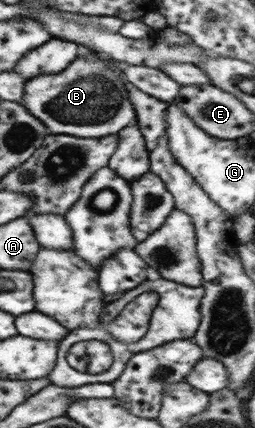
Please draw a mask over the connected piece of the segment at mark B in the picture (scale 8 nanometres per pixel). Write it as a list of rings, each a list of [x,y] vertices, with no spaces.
[[[78,56],[65,70],[57,74],[41,74],[25,81],[20,103],[31,115],[35,116],[35,119],[43,122],[50,134],[76,137],[115,136],[117,132],[127,128],[131,122],[134,123],[137,115],[121,80],[121,71],[113,72],[99,60],[101,58]]]

